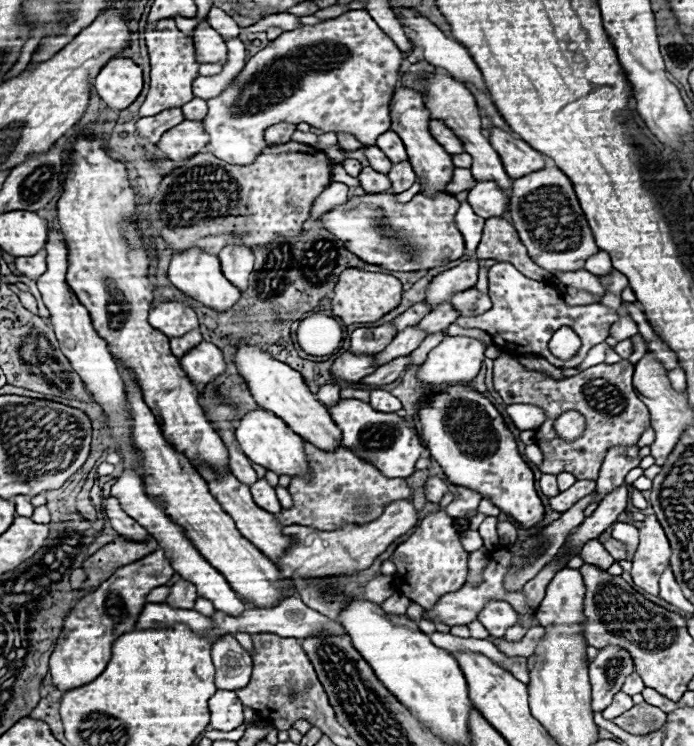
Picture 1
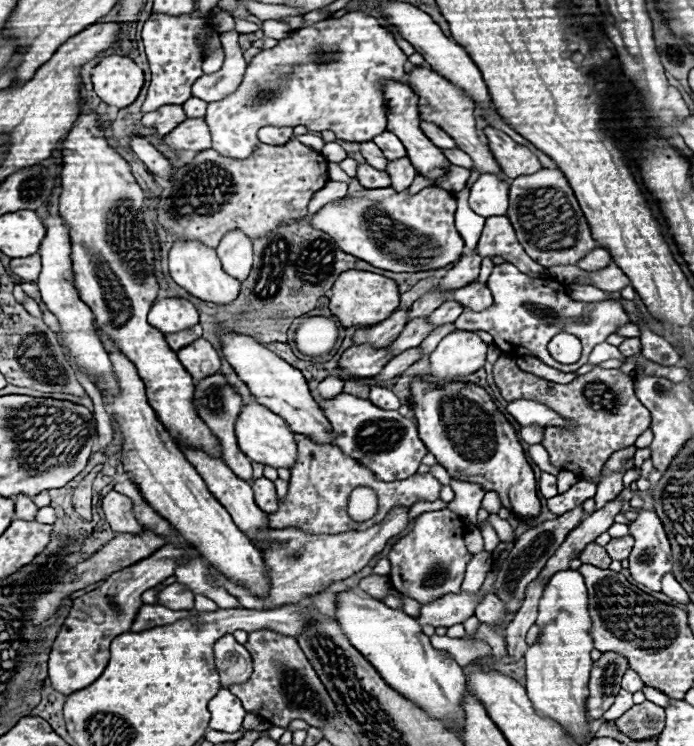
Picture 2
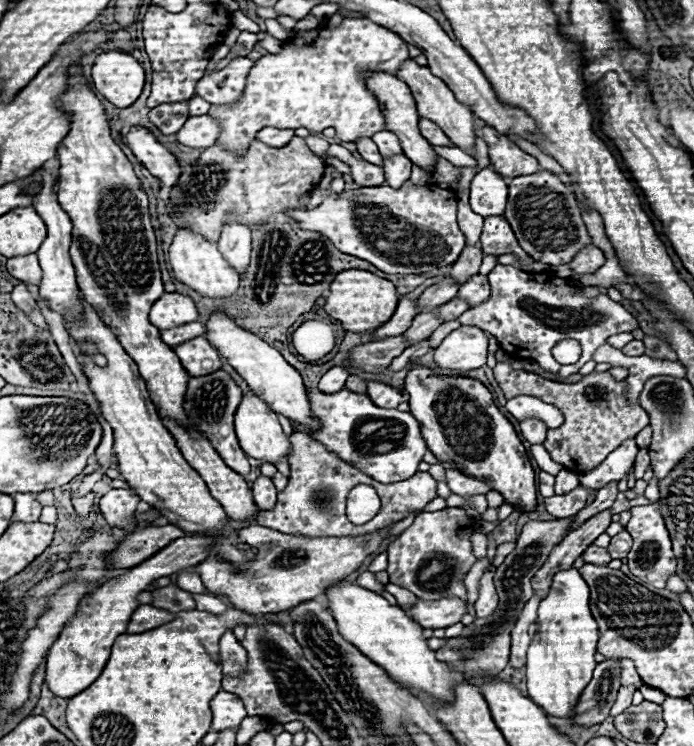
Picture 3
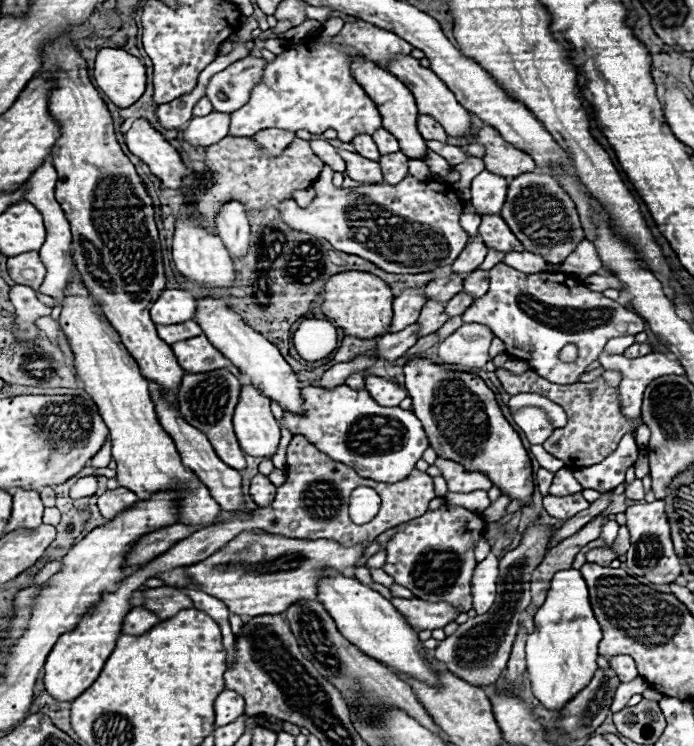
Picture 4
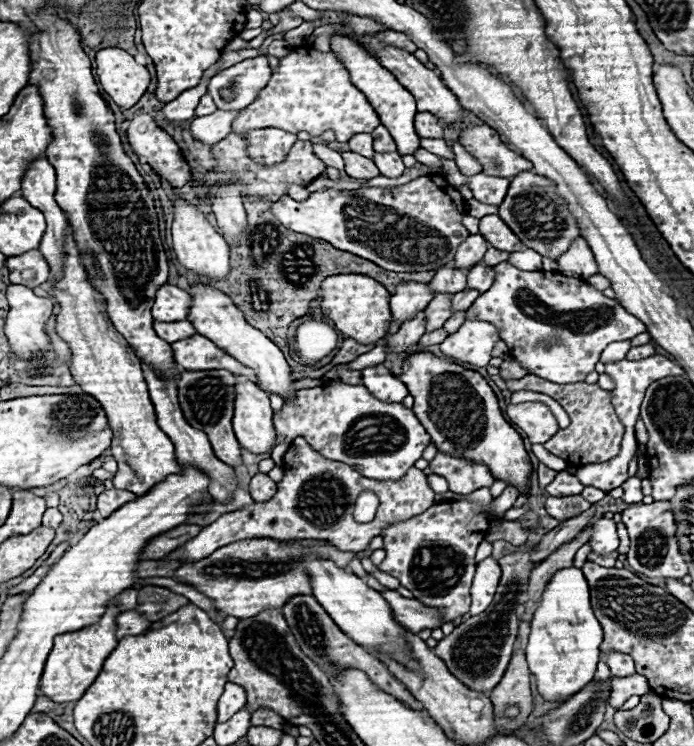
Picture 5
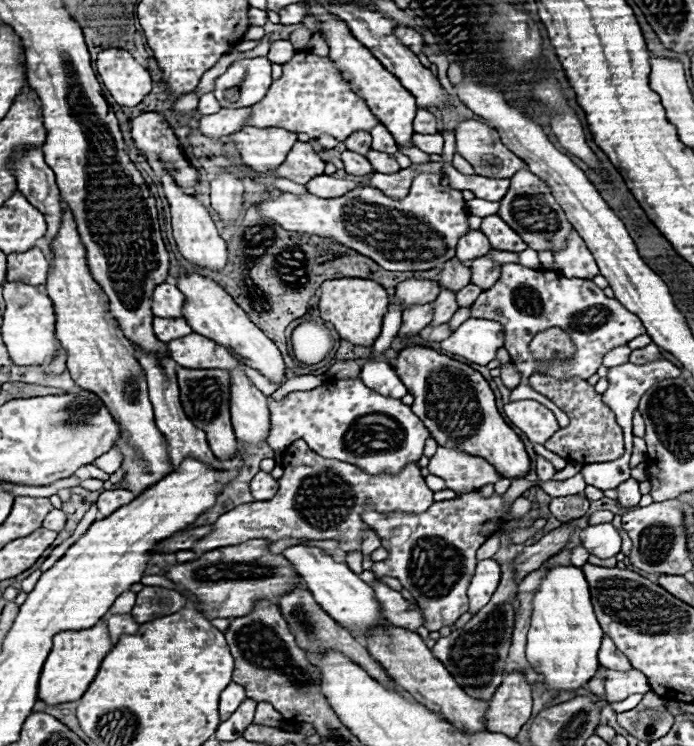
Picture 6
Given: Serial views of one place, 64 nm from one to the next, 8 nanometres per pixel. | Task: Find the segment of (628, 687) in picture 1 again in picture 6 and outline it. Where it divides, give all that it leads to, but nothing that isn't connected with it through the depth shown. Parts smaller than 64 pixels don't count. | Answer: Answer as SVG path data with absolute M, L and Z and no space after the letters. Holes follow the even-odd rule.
M604 636L604 640L602 640L602 648L598 652L598 660L600 660L602 666L606 666L610 670L616 670L616 672L632 670L632 664L628 662L628 658L616 650L616 646L612 644L612 640L608 636Z

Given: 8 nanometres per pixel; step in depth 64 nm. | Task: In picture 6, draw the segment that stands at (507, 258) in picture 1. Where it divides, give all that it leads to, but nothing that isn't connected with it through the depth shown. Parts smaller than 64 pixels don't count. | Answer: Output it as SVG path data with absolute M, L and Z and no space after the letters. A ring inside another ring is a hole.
M486 216L482 218L480 230L488 236L490 246L496 250L506 250L506 252L522 252L526 250L526 242L500 218L500 216Z

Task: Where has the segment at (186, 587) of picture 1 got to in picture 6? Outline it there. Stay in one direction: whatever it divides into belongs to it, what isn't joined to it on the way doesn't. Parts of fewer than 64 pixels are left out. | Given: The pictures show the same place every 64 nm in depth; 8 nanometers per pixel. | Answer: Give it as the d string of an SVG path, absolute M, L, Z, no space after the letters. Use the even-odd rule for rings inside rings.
M144 586L144 590L138 592L138 600L132 610L132 616L136 618L136 622L144 624L144 622L152 622L156 618L174 614L182 610L186 604L188 600L174 590L158 588L158 586Z

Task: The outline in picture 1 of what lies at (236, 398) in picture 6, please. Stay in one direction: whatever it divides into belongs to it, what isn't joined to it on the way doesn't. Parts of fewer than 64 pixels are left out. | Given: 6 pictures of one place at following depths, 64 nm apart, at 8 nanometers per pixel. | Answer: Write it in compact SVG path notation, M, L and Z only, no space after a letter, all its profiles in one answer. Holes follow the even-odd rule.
M252 410L248 412L238 428L236 428L236 440L242 448L242 452L256 464L264 466L266 470L272 470L276 472L278 476L286 474L290 478L308 478L310 476L310 468L308 468L308 460L306 460L306 454L304 454L304 440L294 434L286 424L284 420L276 418L272 412L268 410Z

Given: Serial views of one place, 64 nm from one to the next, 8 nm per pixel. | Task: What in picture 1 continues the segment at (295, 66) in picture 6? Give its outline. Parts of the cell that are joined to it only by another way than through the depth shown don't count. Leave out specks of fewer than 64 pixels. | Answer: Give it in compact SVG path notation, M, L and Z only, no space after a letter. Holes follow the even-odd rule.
M350 10L316 26L284 32L280 38L272 40L270 46L254 54L242 72L216 98L208 100L208 114L202 120L202 126L210 140L204 152L214 154L228 164L246 166L262 154L264 130L278 122L306 122L324 132L344 130L354 134L366 146L374 146L376 138L390 128L390 100L398 84L400 62L402 52L366 10Z

